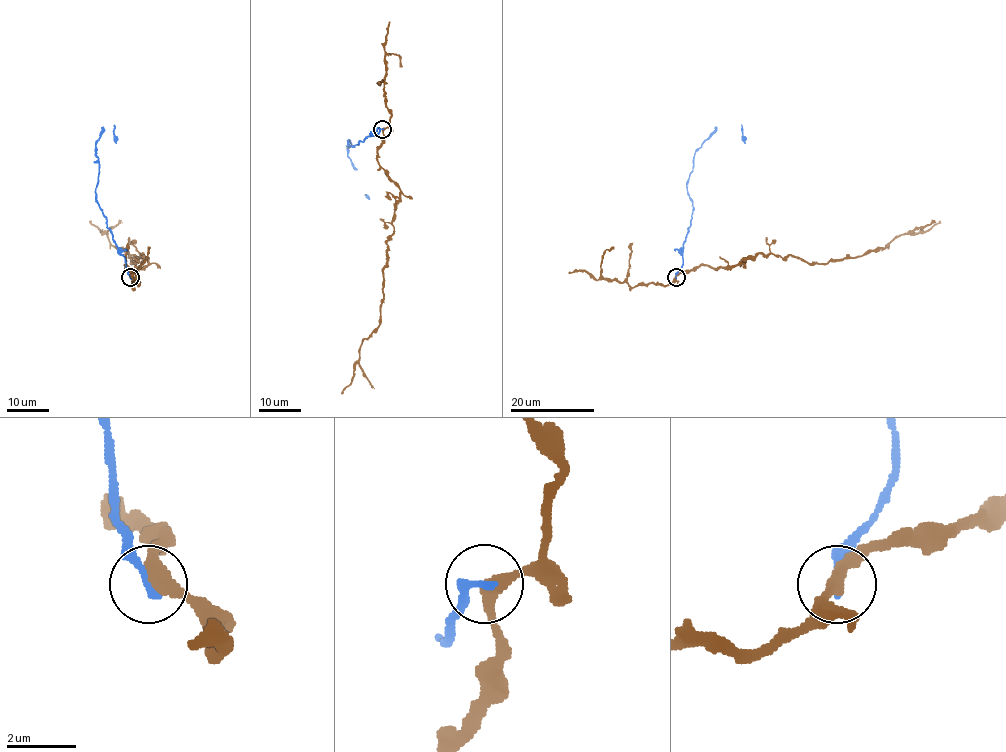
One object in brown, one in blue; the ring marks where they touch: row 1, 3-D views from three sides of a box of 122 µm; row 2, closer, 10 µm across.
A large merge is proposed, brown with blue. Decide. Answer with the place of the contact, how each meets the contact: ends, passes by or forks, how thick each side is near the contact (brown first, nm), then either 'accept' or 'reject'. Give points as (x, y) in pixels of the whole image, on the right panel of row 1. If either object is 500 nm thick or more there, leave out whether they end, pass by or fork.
(676, 277) | brown passes by | blue ends | 400/240 nm | reject

